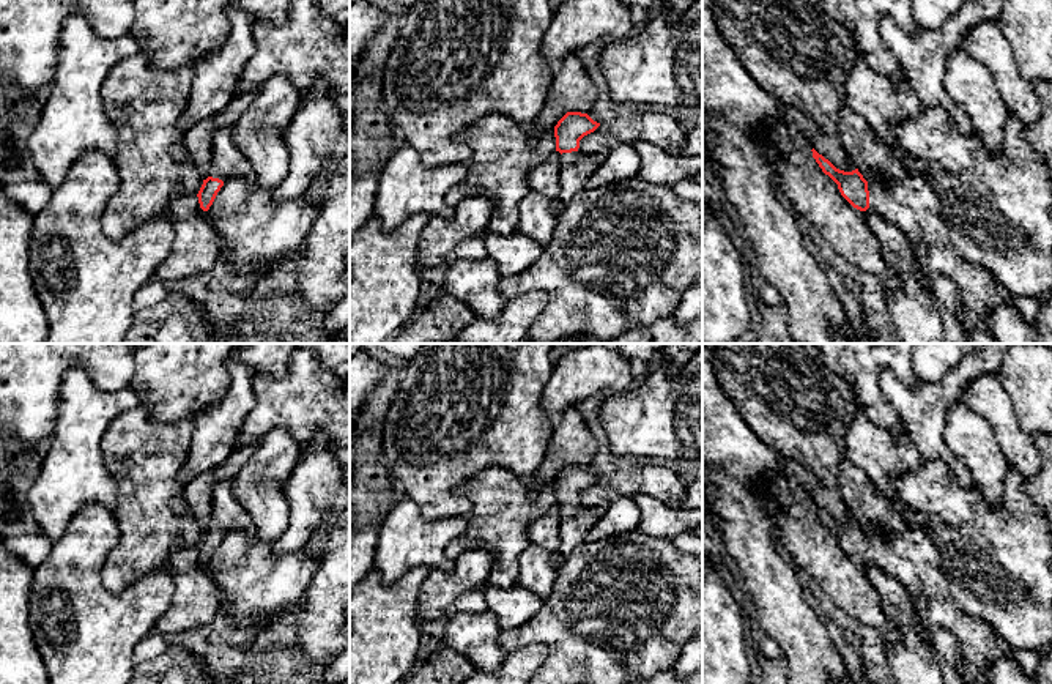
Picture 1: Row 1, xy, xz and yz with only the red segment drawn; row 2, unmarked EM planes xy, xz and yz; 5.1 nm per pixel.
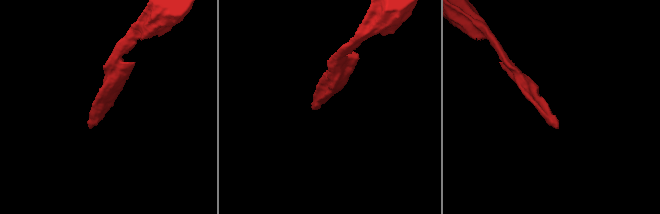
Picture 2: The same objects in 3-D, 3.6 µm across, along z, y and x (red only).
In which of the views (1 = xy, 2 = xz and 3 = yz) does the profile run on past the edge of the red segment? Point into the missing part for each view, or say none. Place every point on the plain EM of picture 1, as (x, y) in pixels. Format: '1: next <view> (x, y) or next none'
1: next xy (227, 514)
2: next xz (575, 520)
3: next yz (911, 557)

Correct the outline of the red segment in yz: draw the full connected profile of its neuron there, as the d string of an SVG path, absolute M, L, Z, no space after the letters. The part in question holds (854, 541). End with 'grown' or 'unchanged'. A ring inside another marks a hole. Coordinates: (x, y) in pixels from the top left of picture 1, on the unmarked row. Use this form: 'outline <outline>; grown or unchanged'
outline M814 501L811 504L822 525L838 537L841 548L854 561L860 564L866 564L868 561L871 561L883 572L896 577L902 583L912 600L915 600L917 596L921 596L926 600L924 621L928 624L942 627L958 641L961 657L969 671L967 681L987 684L984 667L991 665L1003 656L1011 654L1013 649L1003 638L1000 638L994 632L994 629L987 623L967 615L951 597L946 580L943 578L940 571L939 550L935 548L932 539L924 531L913 526L907 526L902 533L869 531L866 534L858 522L852 525L839 523Z; grown

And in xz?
outline M567 465L554 479L556 504L561 506L559 533L561 544L551 552L551 563L559 567L561 563L586 539L586 533L605 514L605 504L591 507L580 506L580 493L594 485L600 476L587 467Z; grown

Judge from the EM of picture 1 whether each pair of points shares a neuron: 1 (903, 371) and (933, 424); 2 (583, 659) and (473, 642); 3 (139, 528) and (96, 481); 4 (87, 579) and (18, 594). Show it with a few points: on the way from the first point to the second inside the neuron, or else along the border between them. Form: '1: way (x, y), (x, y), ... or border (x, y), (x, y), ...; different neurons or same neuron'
1: border (884, 368), (881, 372), (881, 391), (901, 420); different neurons
2: border (501, 631), (500, 643), (507, 651); different neurons
3: border (106, 467), (117, 484), (117, 509), (114, 512); different neurons
4: border (33, 569), (30, 582), (30, 629); different neurons

